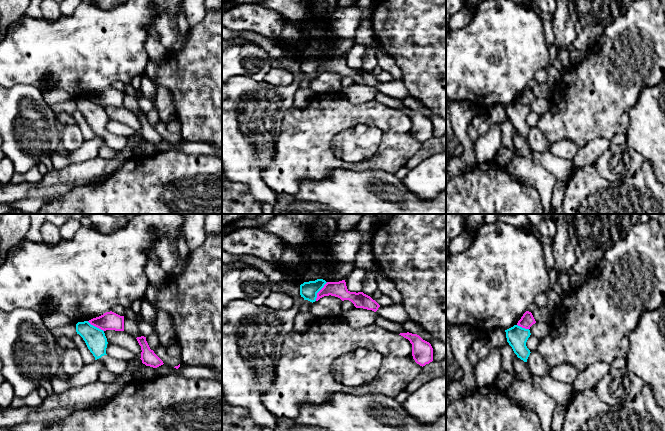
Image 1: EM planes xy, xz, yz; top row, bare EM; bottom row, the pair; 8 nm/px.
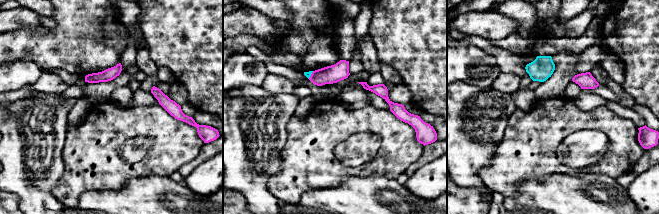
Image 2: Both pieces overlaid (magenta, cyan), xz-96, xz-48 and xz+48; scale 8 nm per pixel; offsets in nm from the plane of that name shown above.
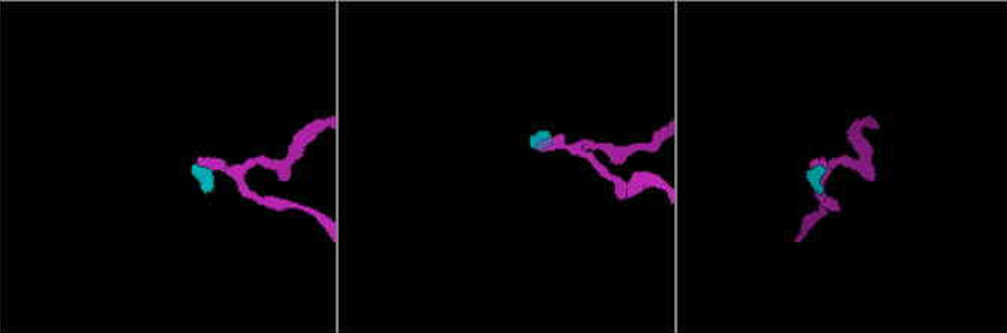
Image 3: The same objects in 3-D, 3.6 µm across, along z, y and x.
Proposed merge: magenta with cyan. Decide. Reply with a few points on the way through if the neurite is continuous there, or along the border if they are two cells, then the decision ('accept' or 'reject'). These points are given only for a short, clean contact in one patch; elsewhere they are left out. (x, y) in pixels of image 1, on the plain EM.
border xz (327, 58), (317, 69), (315, 76); reject

